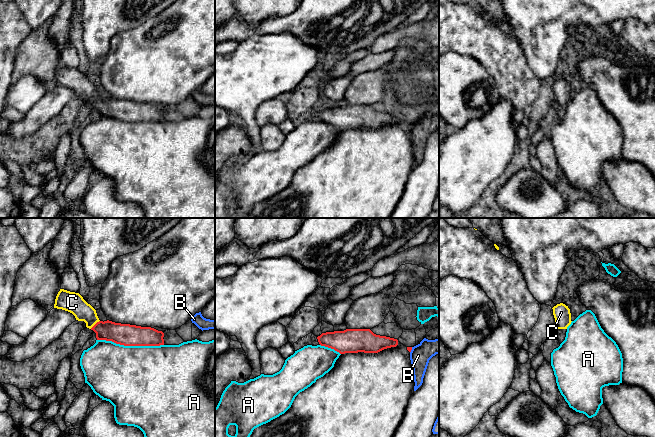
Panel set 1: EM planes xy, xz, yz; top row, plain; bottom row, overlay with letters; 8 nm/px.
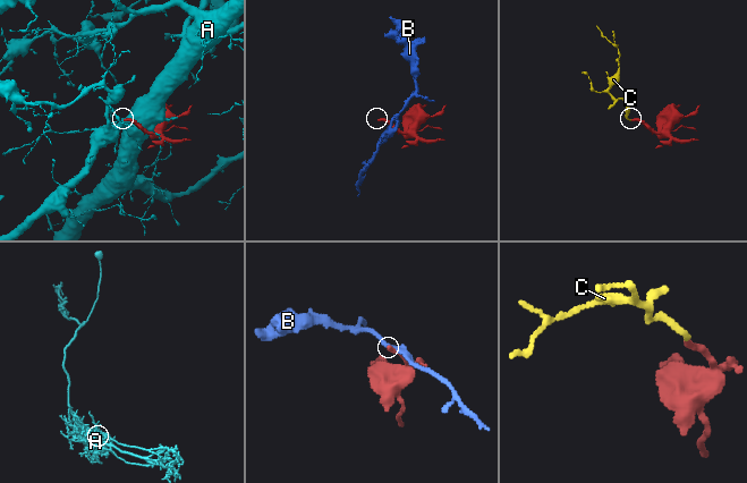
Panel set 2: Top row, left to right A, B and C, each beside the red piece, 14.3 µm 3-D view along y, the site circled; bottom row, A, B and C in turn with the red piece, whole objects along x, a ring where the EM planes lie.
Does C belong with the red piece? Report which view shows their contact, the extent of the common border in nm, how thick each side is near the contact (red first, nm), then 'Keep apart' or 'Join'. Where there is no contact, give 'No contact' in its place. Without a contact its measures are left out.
Touches red in xy. Shared border 100 nm. Thickness 180 nm (red) against 160 nm. Join

